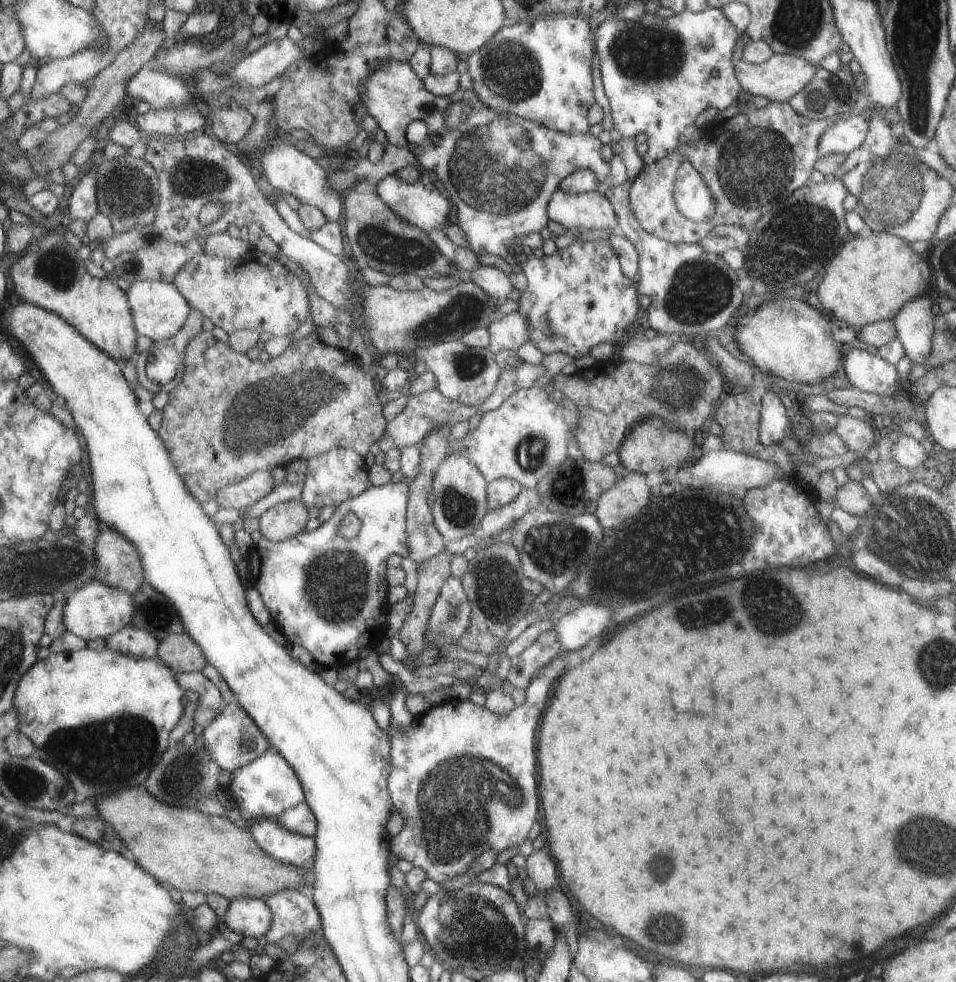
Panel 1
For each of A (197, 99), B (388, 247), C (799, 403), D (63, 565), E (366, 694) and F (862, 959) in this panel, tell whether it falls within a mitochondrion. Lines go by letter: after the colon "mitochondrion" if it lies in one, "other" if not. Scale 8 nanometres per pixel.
A: other
B: mitochondrion
C: other
D: mitochondrion
E: other
F: other

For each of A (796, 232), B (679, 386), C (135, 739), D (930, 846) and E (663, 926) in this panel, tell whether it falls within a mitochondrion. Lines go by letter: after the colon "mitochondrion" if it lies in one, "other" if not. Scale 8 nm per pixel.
A: mitochondrion
B: mitochondrion
C: mitochondrion
D: mitochondrion
E: mitochondrion

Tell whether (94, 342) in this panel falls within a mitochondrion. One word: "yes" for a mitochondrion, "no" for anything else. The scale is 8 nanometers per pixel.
no

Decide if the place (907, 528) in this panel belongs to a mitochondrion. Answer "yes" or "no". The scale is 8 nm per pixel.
yes

